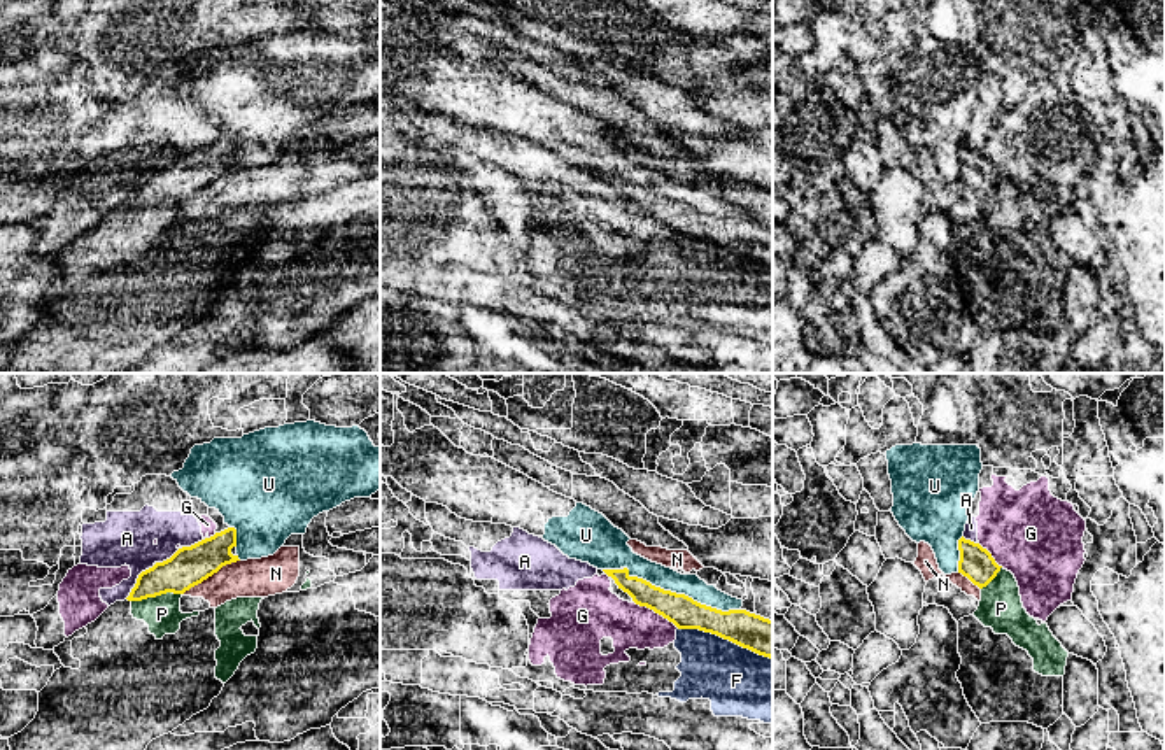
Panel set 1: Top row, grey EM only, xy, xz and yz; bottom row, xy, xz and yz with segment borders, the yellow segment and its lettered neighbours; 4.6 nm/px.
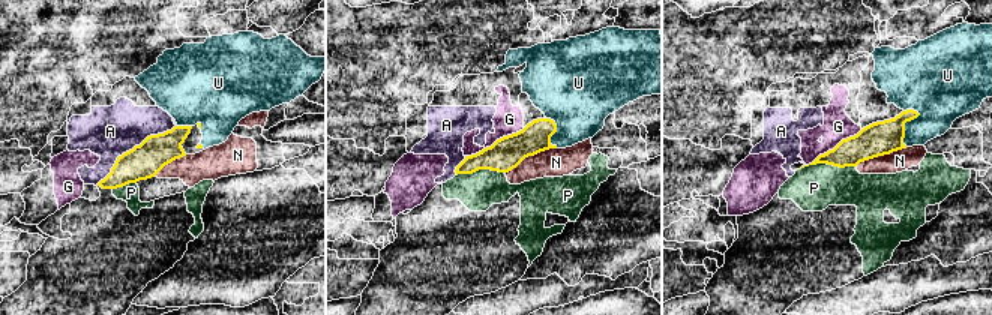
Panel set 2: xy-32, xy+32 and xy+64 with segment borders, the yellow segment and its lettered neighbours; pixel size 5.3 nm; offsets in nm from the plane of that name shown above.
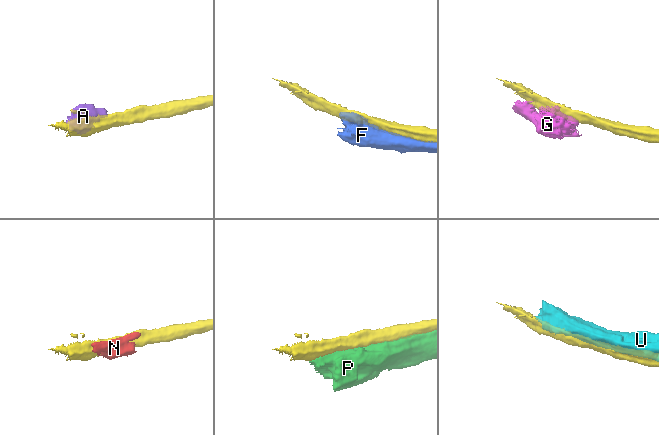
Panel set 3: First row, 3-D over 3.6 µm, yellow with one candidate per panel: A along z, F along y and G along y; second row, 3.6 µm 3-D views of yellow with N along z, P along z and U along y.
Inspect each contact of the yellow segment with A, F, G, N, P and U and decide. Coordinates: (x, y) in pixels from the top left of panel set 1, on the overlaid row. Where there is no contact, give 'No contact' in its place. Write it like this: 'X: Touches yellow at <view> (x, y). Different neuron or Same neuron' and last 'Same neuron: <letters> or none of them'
A: Touches yellow at xy (149, 568). Different neuron
F: Touches yellow at xz (726, 638). Different neuron
G: Touches yellow at xz (657, 612). Different neuron
N: Touches yellow at xy (211, 575). Different neuron
P: Touches yellow at xy (156, 594). Different neuron
U: Touches yellow at xz (682, 594). Different neuron
Same neuron: none of them

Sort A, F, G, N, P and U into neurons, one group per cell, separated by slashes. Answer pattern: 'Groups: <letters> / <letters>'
Groups: A / F G / N / P / U

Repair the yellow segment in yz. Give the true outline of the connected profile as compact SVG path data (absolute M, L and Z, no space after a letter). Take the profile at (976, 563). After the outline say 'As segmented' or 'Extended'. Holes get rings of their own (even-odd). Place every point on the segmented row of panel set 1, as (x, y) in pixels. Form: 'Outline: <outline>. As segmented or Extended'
Outline: M964 536L958 540L958 550L958 573L967 577L979 589L986 587L1002 568L986 548Z. As segmented

